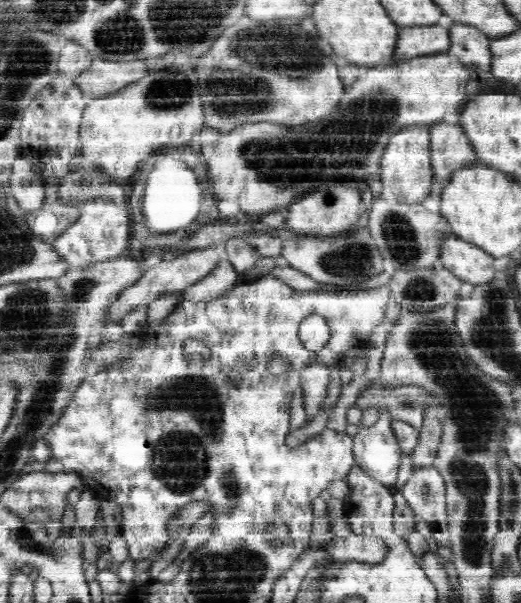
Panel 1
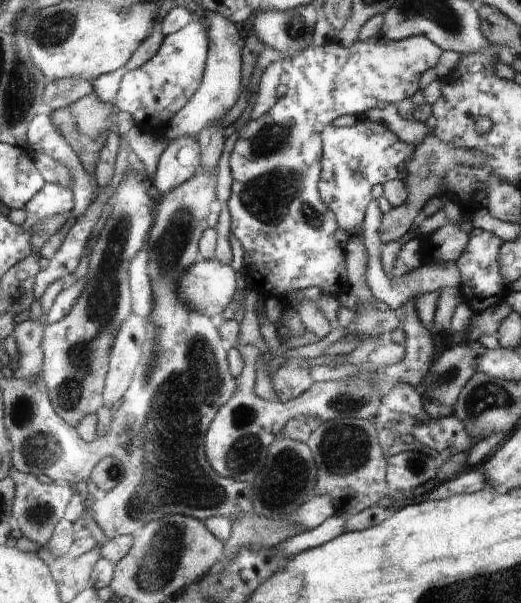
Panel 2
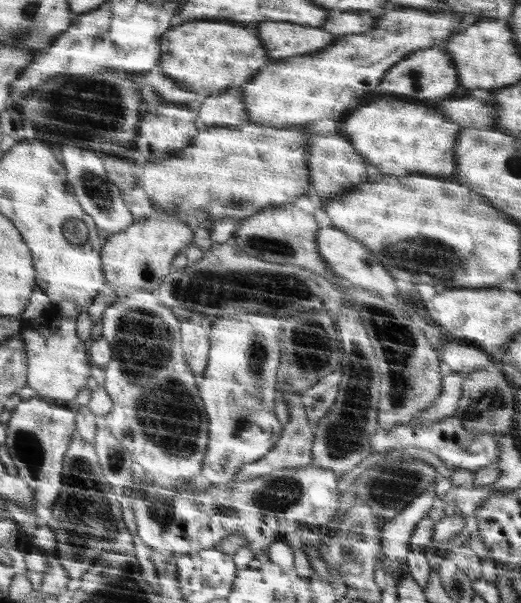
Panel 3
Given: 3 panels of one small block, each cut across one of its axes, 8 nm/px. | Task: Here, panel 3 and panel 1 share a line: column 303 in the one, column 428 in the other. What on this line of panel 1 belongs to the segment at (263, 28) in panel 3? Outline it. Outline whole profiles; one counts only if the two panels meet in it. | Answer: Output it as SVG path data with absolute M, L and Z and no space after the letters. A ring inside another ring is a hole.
M440 24L401 28L394 62L418 56L448 52L450 31Z

